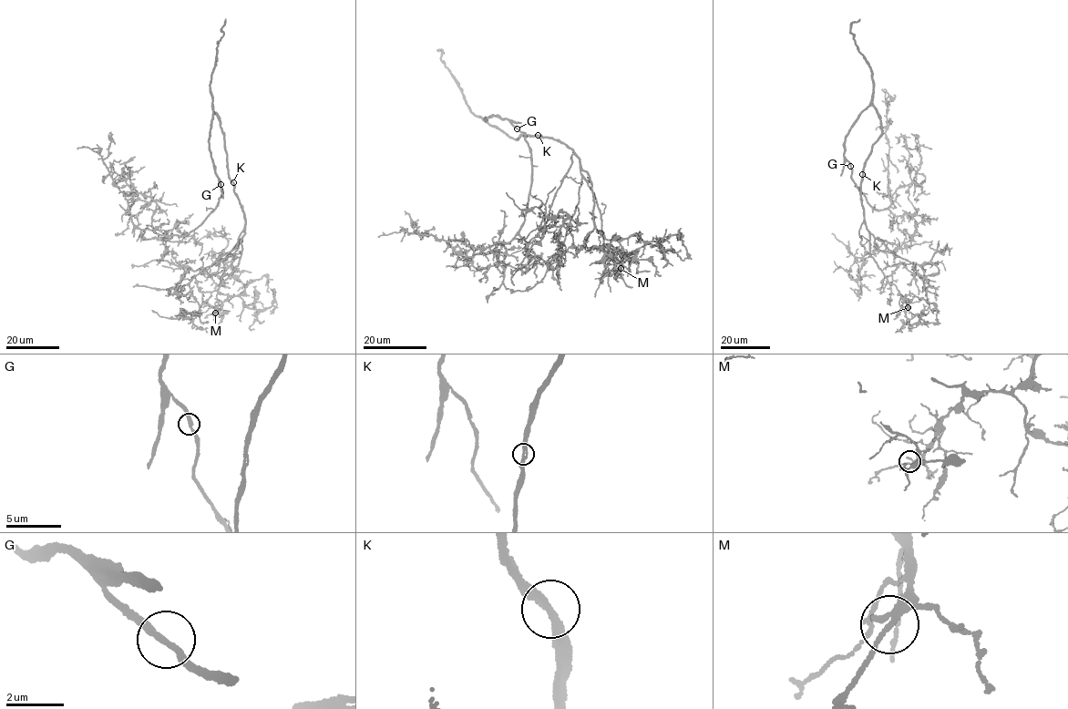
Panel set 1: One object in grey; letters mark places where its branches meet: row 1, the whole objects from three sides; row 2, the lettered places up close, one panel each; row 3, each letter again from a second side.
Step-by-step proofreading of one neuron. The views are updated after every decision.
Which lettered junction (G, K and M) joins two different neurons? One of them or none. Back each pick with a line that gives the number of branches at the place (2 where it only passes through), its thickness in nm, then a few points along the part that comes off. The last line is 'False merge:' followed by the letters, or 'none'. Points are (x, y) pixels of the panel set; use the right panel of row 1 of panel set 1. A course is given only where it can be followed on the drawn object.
False merge: none

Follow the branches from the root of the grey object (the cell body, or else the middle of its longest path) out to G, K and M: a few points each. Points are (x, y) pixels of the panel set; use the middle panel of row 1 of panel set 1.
G: (487, 120), (489, 116), (498, 116), (517, 128)
K: (487, 120), (515, 139), (520, 135), (538, 135)
M: (487, 120), (515, 139), (539, 134), (575, 153), (591, 182), (596, 229), (621, 247), (621, 268)

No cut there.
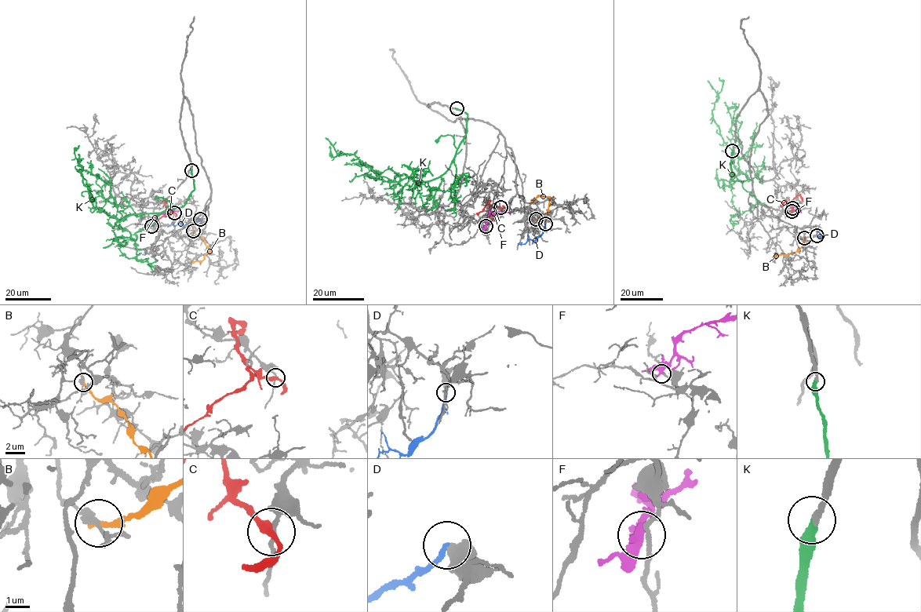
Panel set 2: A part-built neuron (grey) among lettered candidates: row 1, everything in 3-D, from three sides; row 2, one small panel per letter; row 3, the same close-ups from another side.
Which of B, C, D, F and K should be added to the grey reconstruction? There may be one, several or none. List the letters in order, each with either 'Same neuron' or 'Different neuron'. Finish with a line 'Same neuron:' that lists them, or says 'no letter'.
B: Different neuron
C: Different neuron
D: Different neuron
F: Different neuron
K: Same neuron
Same neuron: K

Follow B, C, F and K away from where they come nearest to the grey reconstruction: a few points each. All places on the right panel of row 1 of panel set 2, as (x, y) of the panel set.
B: (805, 238), (800, 248), (795, 252), (775, 255)
C: (792, 208), (788, 202), (784, 202), (780, 205)
F: (791, 211), (791, 204), (802, 213)
K: (732, 151), (733, 180), (742, 181), (748, 176), (733, 165), (733, 151), (711, 113), (722, 84), (718, 78)

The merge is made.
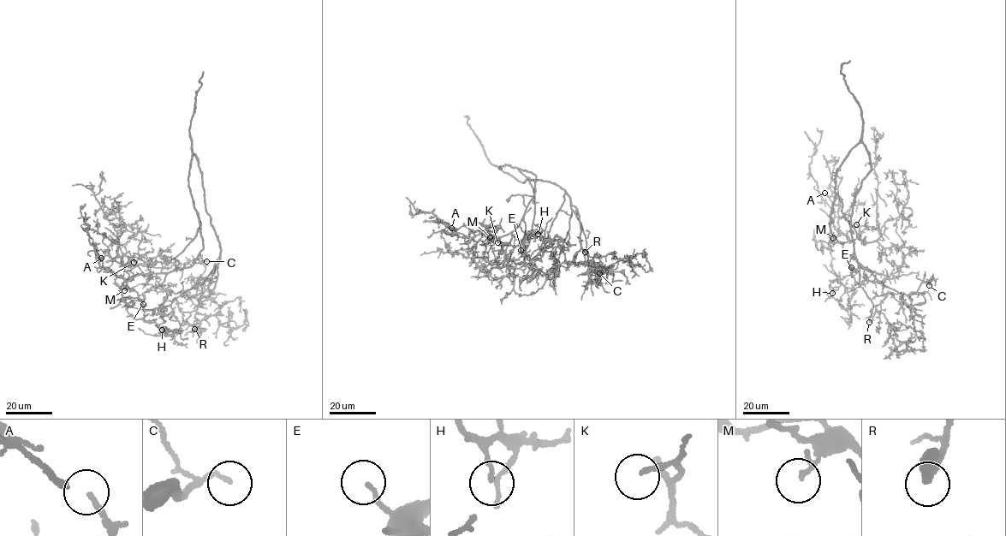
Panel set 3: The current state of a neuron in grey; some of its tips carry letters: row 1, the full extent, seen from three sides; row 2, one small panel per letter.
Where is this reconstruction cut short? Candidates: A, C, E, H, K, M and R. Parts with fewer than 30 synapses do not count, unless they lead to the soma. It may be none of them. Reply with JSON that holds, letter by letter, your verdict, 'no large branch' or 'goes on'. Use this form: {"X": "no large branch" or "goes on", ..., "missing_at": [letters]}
{"A": "goes on", "C": "goes on", "E": "no large branch", "H": "no large branch", "K": "goes on", "M": "no large branch", "R": "goes on", "missing_at": ["A", "C", "K", "R"]}

